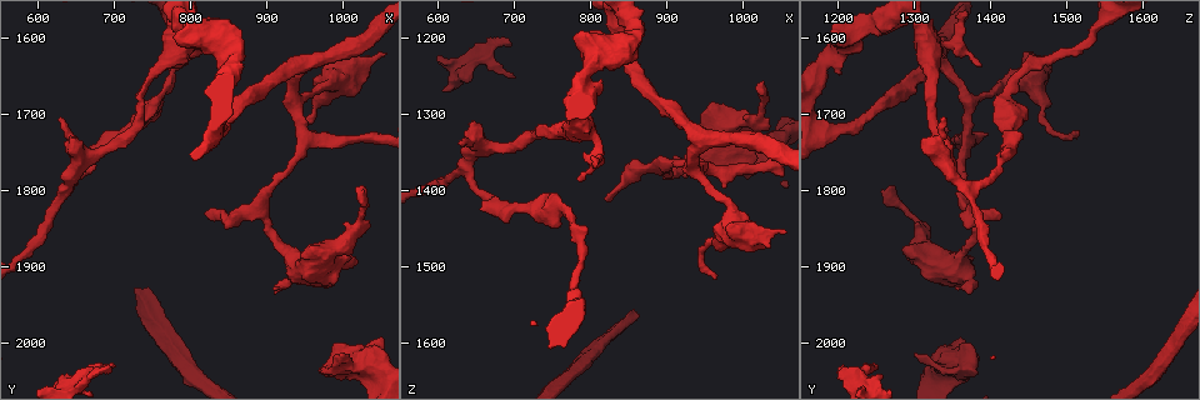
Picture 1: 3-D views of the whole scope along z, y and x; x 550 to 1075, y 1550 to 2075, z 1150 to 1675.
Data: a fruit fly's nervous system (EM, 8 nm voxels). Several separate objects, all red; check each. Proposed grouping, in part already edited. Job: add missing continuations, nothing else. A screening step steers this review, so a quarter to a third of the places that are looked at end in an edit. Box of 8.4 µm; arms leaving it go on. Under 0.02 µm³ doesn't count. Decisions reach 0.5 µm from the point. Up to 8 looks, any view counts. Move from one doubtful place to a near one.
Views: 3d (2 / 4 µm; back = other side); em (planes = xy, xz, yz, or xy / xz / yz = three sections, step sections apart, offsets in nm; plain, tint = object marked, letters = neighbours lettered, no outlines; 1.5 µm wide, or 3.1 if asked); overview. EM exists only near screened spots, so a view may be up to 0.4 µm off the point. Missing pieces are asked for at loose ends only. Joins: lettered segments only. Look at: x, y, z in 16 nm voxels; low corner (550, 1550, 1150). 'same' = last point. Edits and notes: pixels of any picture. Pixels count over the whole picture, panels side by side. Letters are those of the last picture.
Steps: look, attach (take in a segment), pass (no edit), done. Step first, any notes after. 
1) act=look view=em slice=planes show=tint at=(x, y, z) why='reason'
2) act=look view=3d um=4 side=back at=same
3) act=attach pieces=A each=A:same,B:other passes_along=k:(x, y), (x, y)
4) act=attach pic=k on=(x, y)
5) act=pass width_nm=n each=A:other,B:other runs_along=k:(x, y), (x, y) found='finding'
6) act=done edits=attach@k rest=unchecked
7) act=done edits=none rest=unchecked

act=look view=em slice=xz step=8 show=tint at=(635, 1705, 1340) why='an open end'

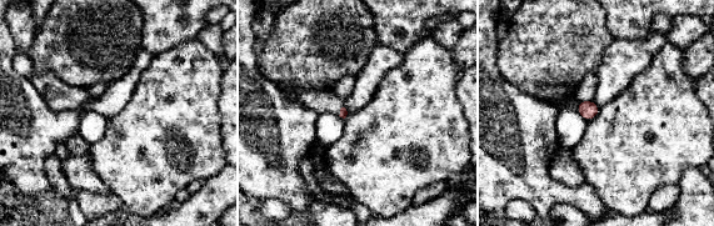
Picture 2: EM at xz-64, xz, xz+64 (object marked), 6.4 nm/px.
act=look view=em slice=planes show=letters at=same why='another direction'

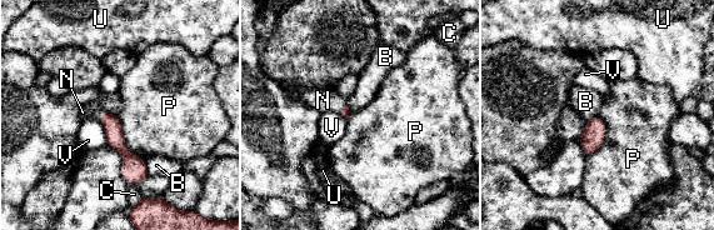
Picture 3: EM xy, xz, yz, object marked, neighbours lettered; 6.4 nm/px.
act=attach pieces=N each=B:other,C:other,N:same,P:other,U:other,V:other passes_along=3:(114, 134), (101, 115), (83, 113) found='the neuron continues'

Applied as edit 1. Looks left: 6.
act=look view=overview why='redraw'

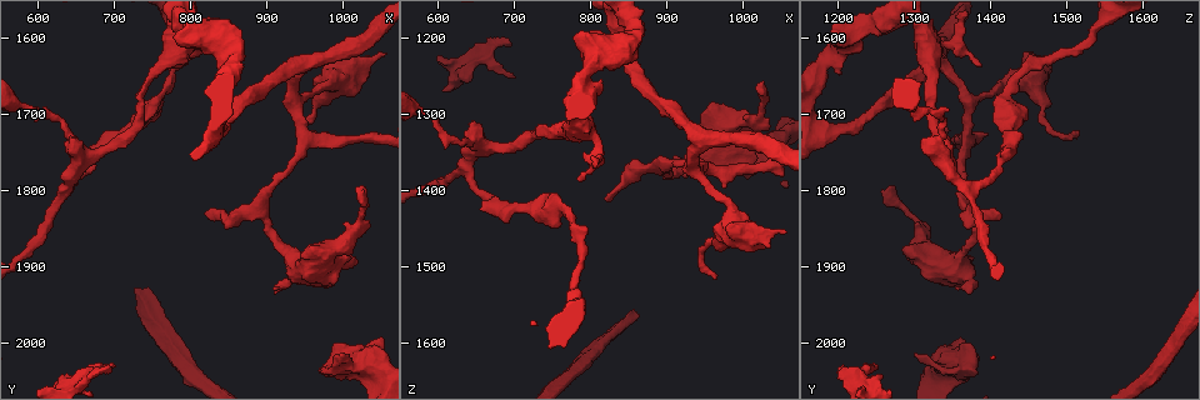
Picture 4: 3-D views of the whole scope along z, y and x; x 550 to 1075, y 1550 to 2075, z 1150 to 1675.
act=look view=3d um=2 at=(695, 2035, 1205) why='an open end'

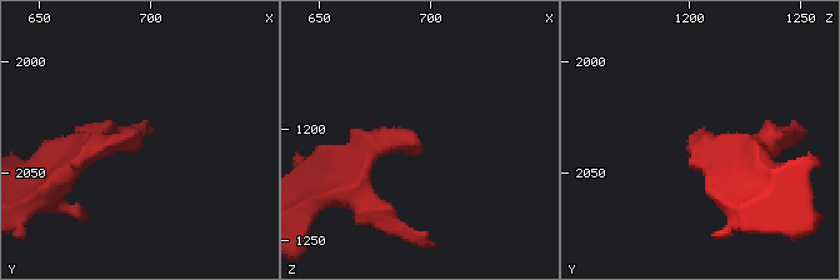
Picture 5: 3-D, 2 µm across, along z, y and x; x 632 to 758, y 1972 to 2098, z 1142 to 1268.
act=look view=em slice=yz step=8 show=tint at=(696, 2032, 1206) why='shape alone is not enough'

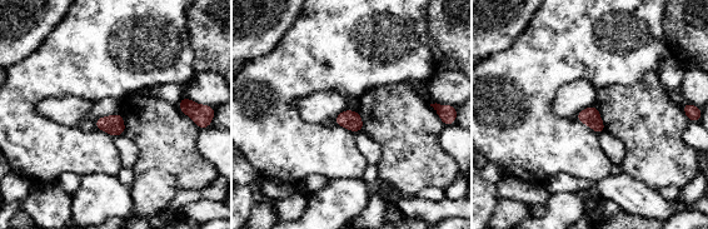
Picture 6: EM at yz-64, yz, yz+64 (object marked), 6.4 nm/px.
act=look view=em slice=planes show=letters at=same

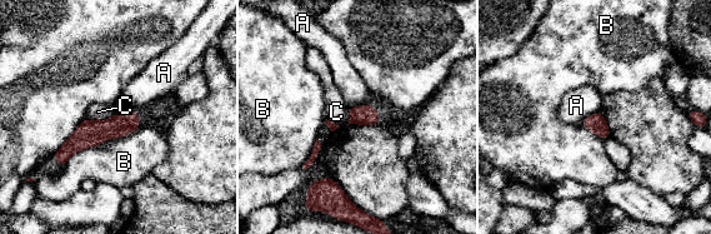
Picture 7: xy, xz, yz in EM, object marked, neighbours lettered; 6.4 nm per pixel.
act=pass longest_contact=B:300nm each=A:other,B:other,C:other border=7:(105, 140), (76, 150), (65, 163) found='none of them fits'

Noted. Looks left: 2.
act=look view=em slice=xy step=8 show=tint at=(990, 2005, 1380) why='stops while still wide'

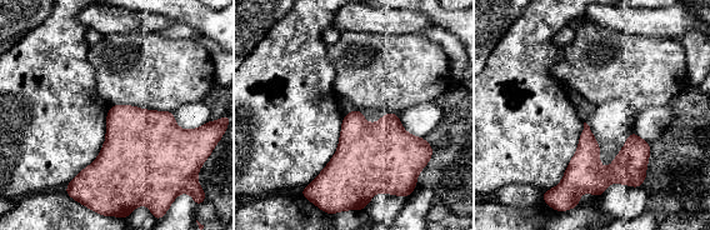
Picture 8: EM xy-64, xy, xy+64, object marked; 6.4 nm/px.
act=look view=em slice=xz step=8 show=letters at=same why='cut it another way'

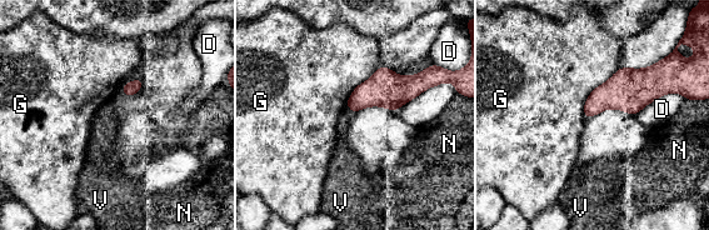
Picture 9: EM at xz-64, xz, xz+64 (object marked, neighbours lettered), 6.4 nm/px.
act=pass each=D:other,G:other,N:other,V:other border=9:(345, 106), (354, 113) found='no lettered segment goes on from it'

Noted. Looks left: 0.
act=done edits=attach@3 rest=unchecked

